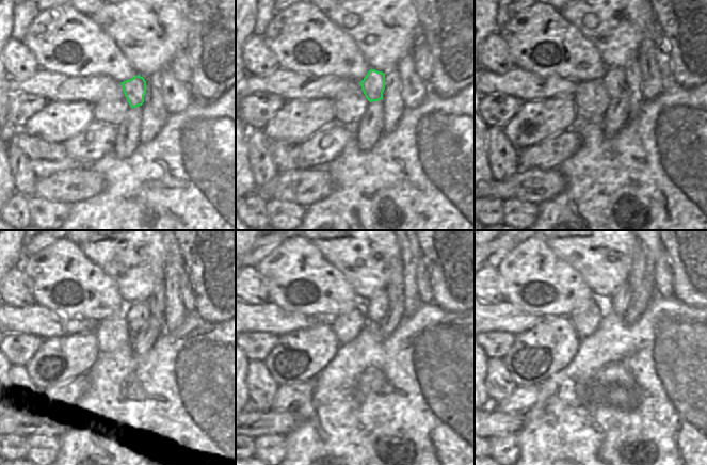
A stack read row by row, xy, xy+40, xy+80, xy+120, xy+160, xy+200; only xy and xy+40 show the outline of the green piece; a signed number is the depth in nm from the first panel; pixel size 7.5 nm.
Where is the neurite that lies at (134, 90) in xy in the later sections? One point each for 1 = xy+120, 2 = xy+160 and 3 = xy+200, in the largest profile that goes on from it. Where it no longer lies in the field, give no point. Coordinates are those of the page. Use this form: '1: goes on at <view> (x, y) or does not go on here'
1: goes on at xy+120 (138, 314)
2: goes on at xy+160 (378, 305)
3: goes on at xy+200 (621, 299)

